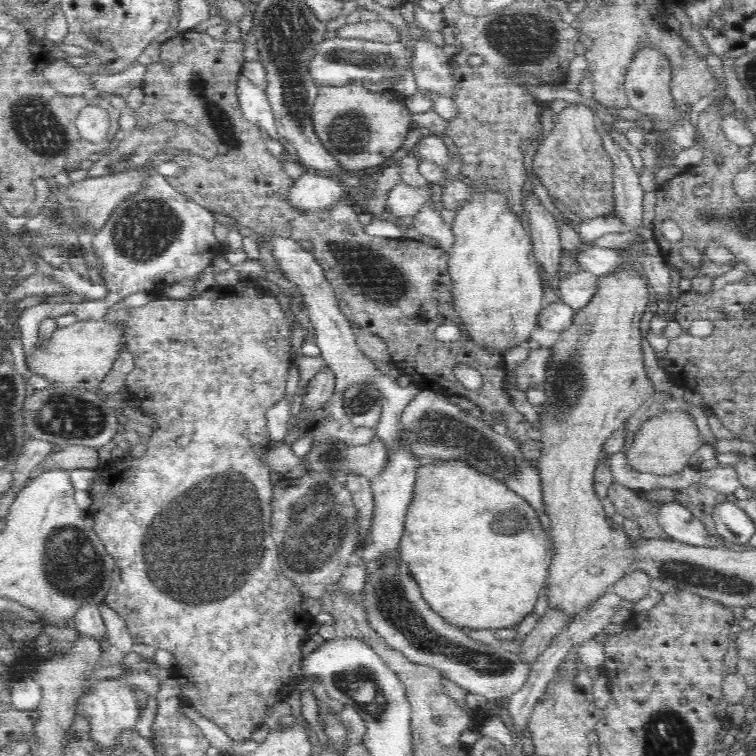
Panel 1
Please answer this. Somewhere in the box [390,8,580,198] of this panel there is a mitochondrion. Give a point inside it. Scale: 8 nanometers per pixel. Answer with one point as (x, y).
(525, 38)

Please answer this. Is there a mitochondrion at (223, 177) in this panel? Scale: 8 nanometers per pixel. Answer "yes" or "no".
no

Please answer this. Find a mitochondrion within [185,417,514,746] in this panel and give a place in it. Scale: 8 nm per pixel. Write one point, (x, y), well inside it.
(313, 535)

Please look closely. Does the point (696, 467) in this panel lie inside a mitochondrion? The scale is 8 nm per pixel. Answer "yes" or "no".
no

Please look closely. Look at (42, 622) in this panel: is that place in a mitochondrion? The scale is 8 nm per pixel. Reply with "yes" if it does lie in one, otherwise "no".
no

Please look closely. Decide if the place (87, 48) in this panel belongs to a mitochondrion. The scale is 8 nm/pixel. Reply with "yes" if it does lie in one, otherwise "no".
yes

